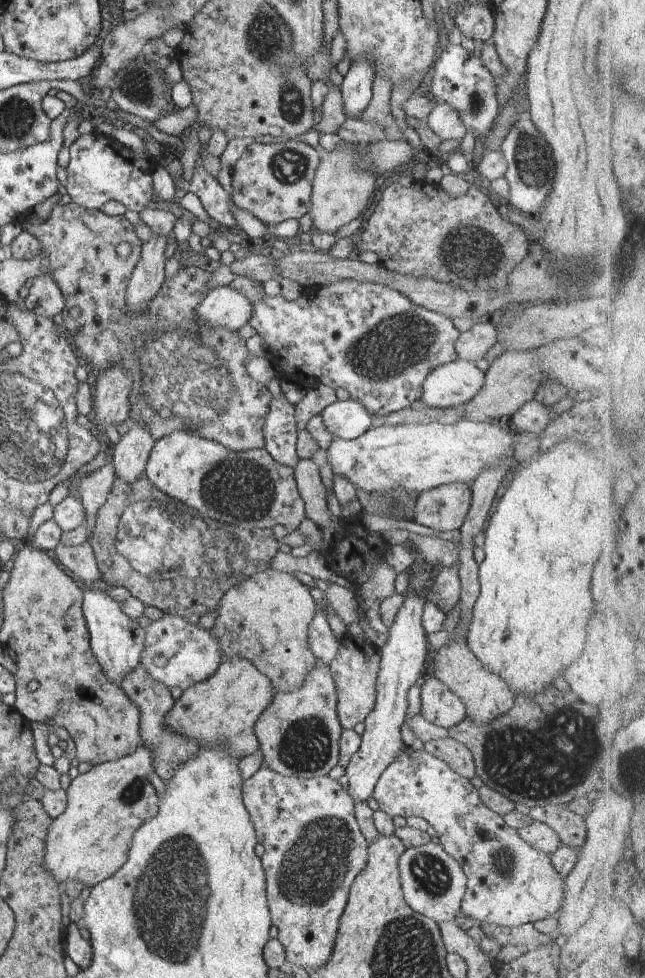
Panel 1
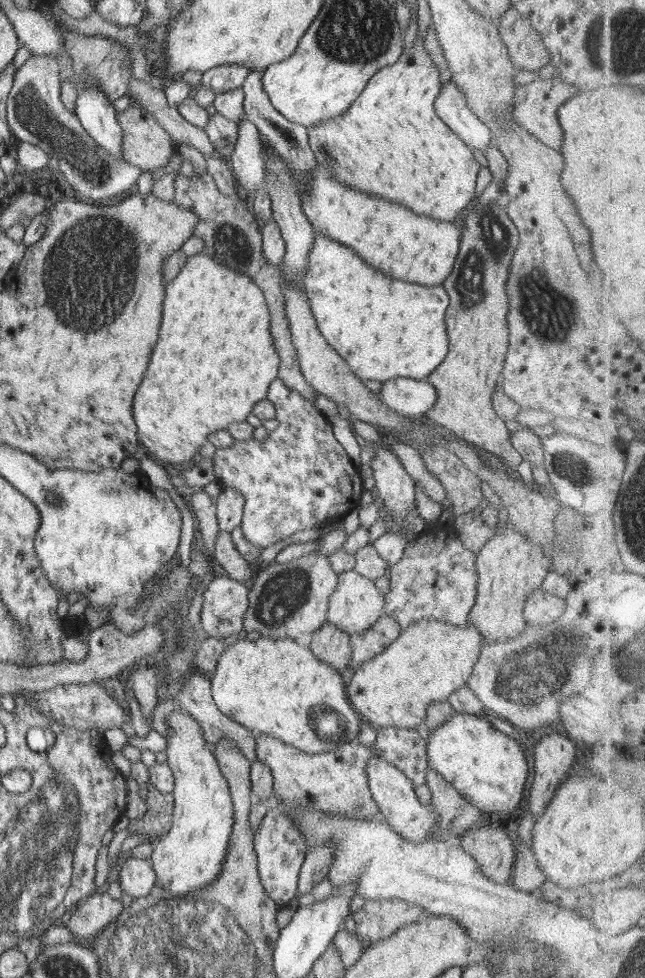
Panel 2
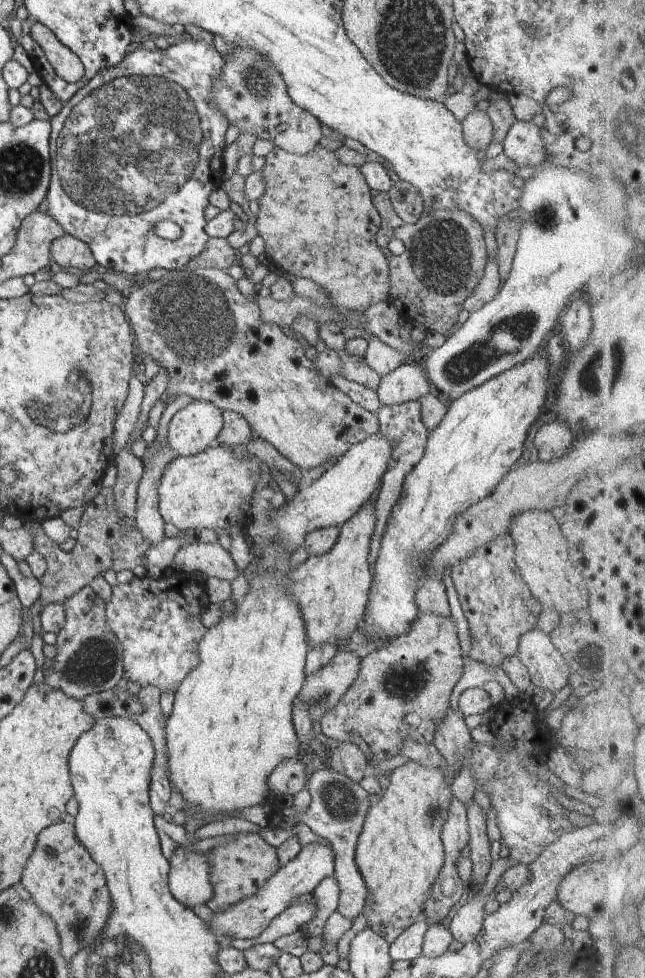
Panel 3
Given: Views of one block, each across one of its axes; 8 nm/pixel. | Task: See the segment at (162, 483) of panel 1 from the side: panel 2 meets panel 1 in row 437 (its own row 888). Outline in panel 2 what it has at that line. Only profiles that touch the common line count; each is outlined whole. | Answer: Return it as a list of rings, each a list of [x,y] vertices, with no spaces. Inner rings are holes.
[[[173,709],[166,714],[165,724],[165,763],[173,777],[171,828],[153,844],[149,860],[155,871],[155,884],[173,897],[183,898],[214,882],[216,875],[221,871],[221,863],[225,859],[225,851],[229,845],[229,833],[233,827],[233,806],[227,781],[221,774],[210,744],[206,744],[199,723],[193,717],[189,717],[189,713]]]

